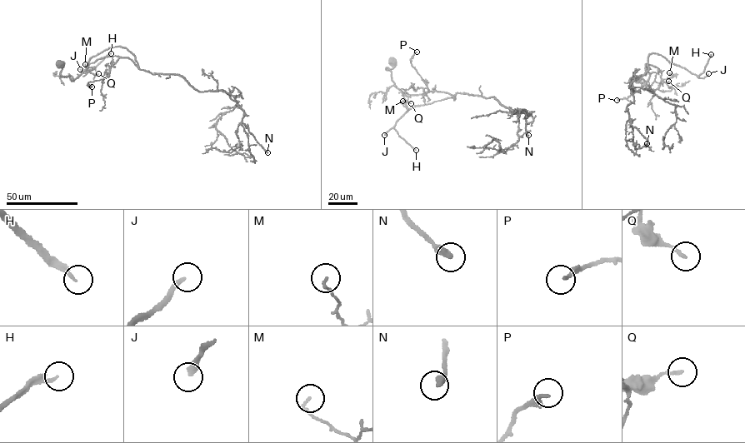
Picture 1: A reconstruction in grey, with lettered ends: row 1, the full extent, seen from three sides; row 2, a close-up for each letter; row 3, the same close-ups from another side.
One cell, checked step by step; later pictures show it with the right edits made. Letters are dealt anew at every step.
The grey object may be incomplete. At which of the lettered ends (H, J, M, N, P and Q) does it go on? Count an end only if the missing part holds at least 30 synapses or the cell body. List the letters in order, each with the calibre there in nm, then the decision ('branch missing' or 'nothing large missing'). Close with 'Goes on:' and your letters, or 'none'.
H: 150 nm | branch missing
J: 260 nm | branch missing
M: 120 nm | nothing large missing
N: 360 nm | branch missing
P: 180 nm | nothing large missing
Q: 150 nm | nothing large missing
Goes on: H, J, N

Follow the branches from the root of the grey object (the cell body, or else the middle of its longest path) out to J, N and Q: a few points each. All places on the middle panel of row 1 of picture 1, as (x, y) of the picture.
J: (392, 62), (392, 67), (386, 69), (403, 92), (417, 95), (442, 92), (455, 98), (412, 107), (384, 135)
N: (392, 62), (386, 69), (392, 81), (410, 95), (493, 97), (526, 117), (532, 111), (525, 112), (528, 135)
Q: (392, 62), (392, 67), (386, 69), (389, 69), (392, 81), (407, 97), (411, 103)

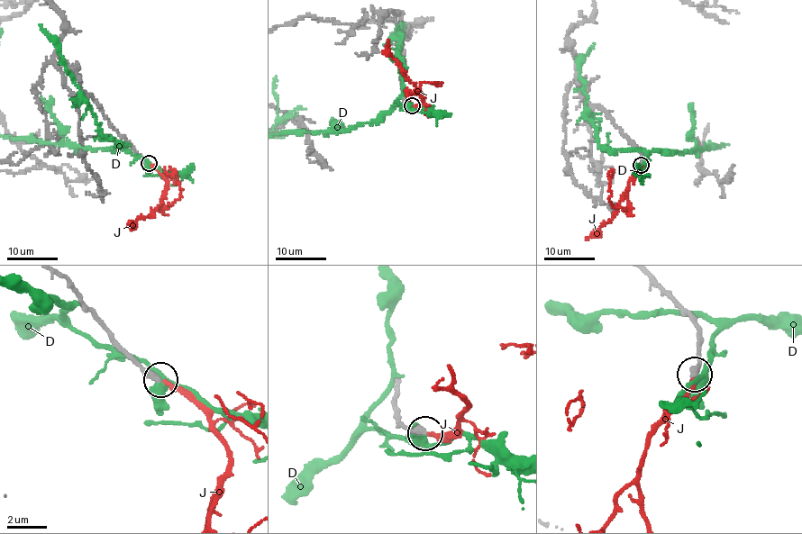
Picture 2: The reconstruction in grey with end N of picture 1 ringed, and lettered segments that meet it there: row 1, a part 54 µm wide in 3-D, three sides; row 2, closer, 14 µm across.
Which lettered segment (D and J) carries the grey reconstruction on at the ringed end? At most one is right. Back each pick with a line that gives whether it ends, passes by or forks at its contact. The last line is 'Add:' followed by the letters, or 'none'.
J: it ends
Add: J

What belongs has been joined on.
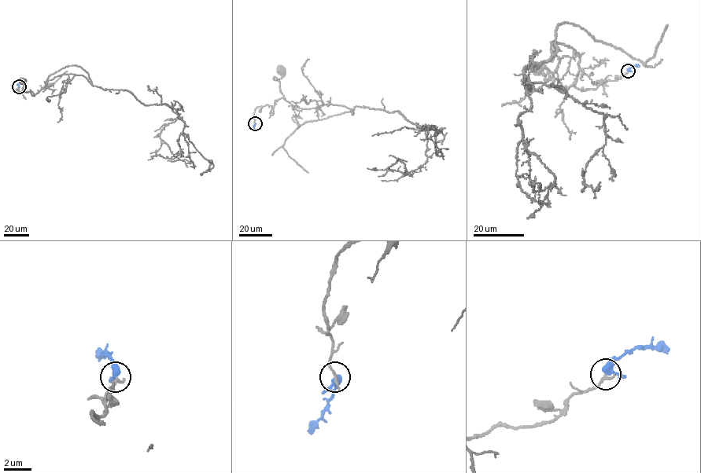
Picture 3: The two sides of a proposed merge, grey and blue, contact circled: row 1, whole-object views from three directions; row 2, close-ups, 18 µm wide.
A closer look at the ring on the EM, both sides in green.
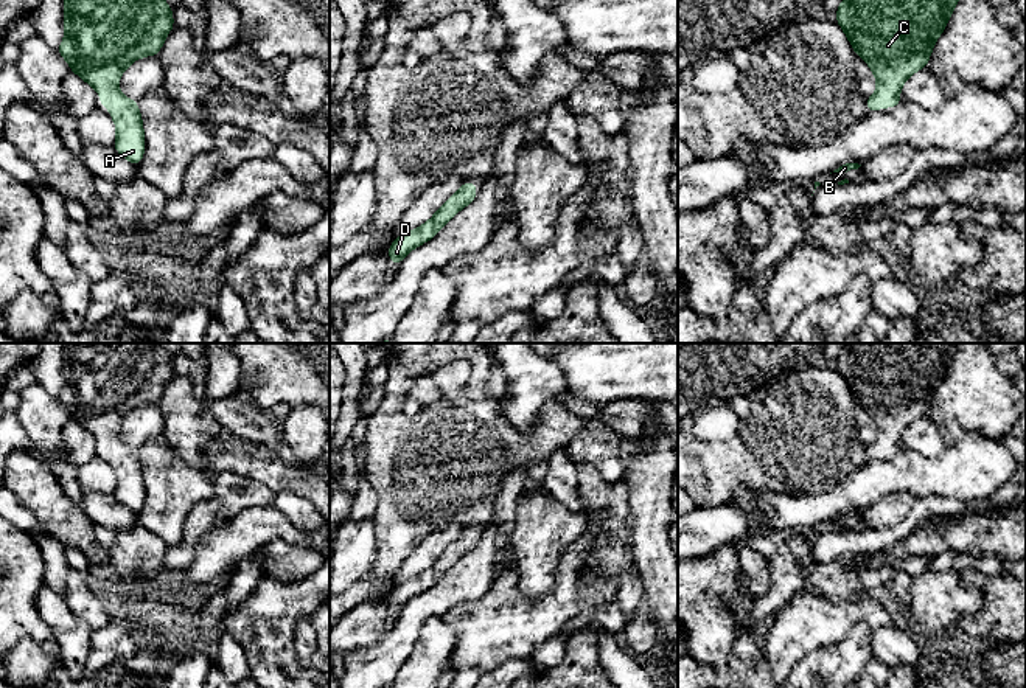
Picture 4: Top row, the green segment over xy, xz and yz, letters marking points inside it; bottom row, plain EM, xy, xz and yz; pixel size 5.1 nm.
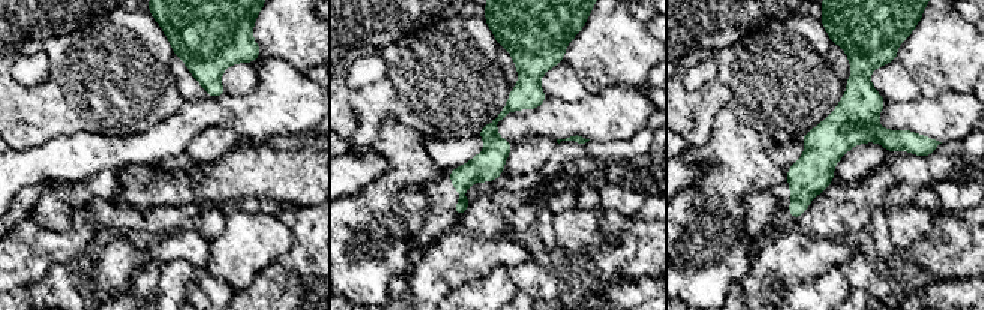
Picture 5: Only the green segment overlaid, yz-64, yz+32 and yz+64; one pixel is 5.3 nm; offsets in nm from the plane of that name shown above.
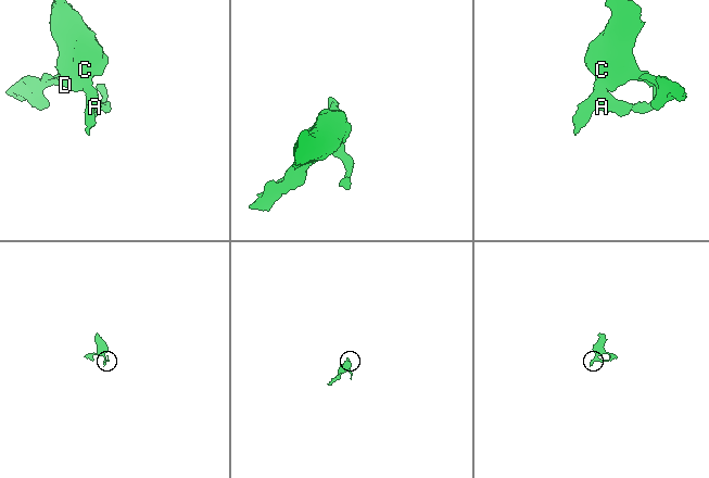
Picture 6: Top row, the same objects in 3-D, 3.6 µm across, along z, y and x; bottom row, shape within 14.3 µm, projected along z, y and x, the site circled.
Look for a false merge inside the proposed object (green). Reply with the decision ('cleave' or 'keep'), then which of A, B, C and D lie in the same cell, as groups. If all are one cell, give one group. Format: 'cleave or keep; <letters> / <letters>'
keep; A B C D

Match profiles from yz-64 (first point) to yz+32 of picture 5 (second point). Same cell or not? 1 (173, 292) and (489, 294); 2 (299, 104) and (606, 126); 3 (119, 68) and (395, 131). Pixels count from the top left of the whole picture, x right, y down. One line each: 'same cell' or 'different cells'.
1: same cell
2: same cell
3: different cells

